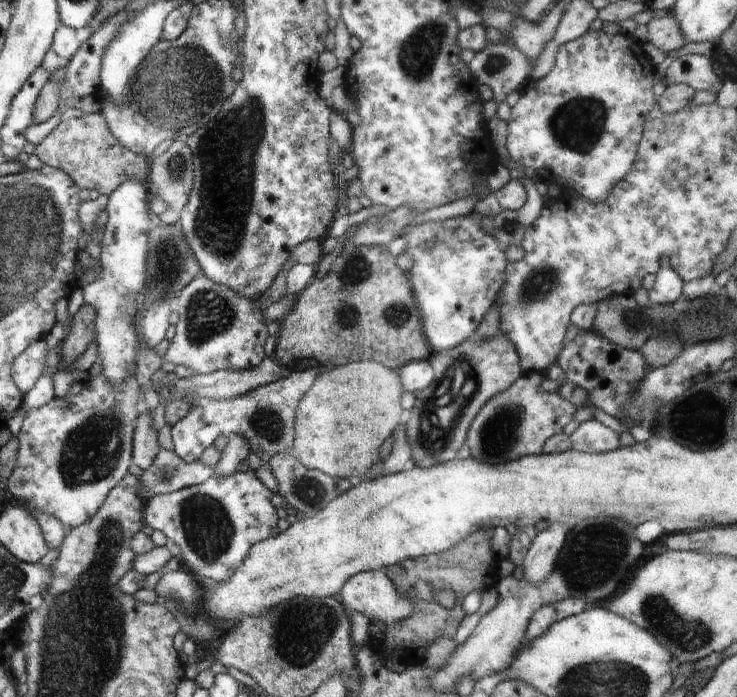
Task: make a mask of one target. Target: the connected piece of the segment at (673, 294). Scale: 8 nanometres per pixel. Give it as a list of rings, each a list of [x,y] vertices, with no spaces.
[[[668,262],[661,265],[654,276],[654,286],[648,292],[651,304],[667,305],[678,302],[682,298],[685,281],[671,269]]]

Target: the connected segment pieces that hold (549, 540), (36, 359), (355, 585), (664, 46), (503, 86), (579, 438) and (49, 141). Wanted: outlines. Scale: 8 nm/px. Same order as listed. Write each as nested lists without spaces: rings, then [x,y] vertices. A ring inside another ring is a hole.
[[[552,522],[548,530],[534,537],[523,562],[526,580],[544,582],[552,574],[556,558],[564,548],[566,540],[564,536],[566,536],[566,526],[562,522]]]
[[[44,338],[39,341],[32,342],[20,356],[14,358],[12,362],[12,376],[14,384],[26,396],[34,385],[38,382],[38,378],[46,368],[47,342]]]
[[[384,570],[354,574],[344,582],[338,598],[349,612],[392,624],[413,612],[413,601],[402,598]]]
[[[671,14],[661,18],[656,16],[646,25],[649,41],[656,48],[660,48],[662,52],[669,53],[680,50],[687,43],[686,38],[680,32],[678,20]]]
[[[510,39],[508,42],[488,42],[486,48],[477,52],[468,66],[479,85],[490,88],[497,106],[505,102],[510,92],[520,89],[533,68],[530,60]]]
[[[596,419],[584,421],[569,436],[572,449],[583,453],[604,453],[620,447],[620,437]]]
[[[100,113],[64,116],[57,127],[36,146],[34,154],[43,164],[66,172],[78,188],[96,190],[106,196],[110,196],[130,176],[140,180],[149,176],[150,161],[119,144]]]

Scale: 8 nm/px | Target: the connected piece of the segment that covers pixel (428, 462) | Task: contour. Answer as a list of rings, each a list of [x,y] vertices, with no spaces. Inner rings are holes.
[[[500,333],[488,342],[464,341],[448,352],[433,353],[428,358],[434,378],[422,392],[418,392],[414,408],[403,419],[416,467],[432,468],[456,459],[478,410],[496,392],[504,392],[524,374],[519,354],[508,336]]]

